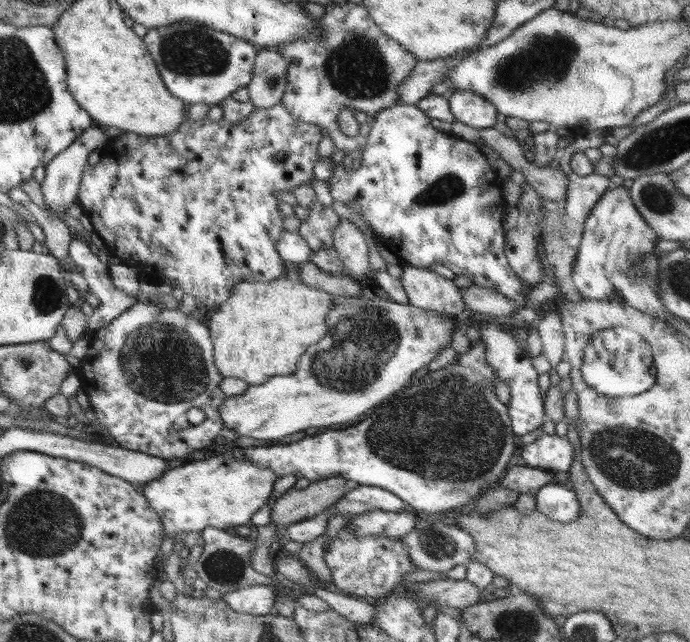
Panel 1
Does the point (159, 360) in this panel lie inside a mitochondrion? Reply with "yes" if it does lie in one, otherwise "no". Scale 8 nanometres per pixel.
yes

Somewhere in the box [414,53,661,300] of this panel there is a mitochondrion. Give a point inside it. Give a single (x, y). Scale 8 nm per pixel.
(634, 266)

